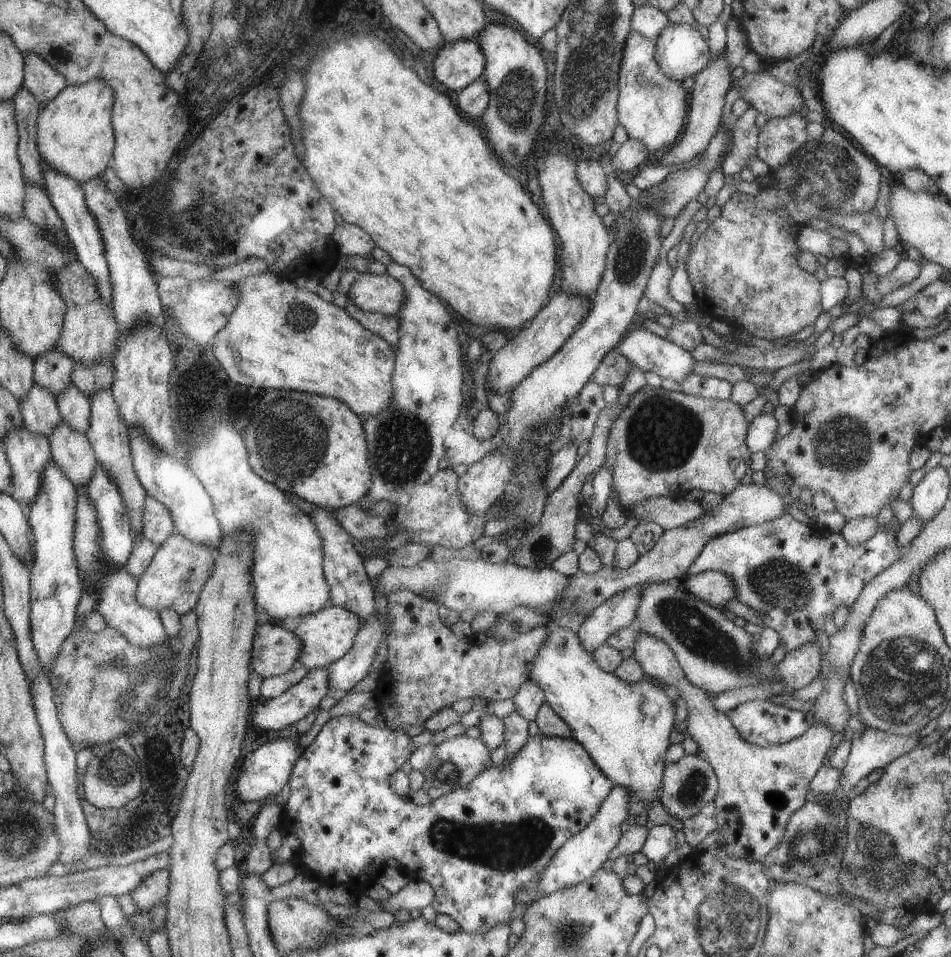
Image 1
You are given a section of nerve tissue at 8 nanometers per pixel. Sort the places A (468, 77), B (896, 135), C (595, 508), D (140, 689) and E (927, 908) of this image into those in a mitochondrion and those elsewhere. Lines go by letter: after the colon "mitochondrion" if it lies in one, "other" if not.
A: other
B: other
C: other
D: mitochondrion
E: other

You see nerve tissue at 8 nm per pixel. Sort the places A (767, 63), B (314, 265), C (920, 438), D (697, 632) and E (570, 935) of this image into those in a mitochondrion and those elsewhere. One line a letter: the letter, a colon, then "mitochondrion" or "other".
A: other
B: other
C: other
D: mitochondrion
E: mitochondrion

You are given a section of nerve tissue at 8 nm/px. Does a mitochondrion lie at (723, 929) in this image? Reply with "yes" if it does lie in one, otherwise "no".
yes

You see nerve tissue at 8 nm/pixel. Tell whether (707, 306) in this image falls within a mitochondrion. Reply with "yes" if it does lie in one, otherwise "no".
no

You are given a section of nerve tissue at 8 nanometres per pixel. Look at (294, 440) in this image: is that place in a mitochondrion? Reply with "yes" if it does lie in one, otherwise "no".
yes

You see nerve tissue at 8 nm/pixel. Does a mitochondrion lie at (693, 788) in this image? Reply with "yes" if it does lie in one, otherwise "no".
yes

